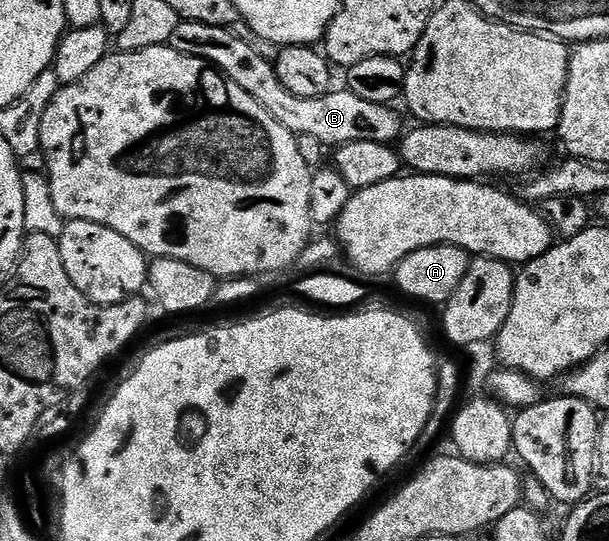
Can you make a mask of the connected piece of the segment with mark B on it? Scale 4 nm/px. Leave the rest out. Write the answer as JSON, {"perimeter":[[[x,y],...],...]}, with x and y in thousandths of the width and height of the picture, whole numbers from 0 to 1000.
{"perimeter":[[[296,39],[286,52],[286,67],[279,79],[287,92],[305,104],[330,107],[345,115],[368,142],[378,146],[404,177],[417,177],[463,237],[470,237],[488,251],[516,251],[535,274],[567,270],[588,259],[609,262],[649,264],[658,253],[657,218],[644,205],[642,194],[608,192],[608,185],[594,185],[594,177],[581,177],[568,163],[547,165],[535,177],[522,177],[516,185],[502,185],[502,177],[483,177],[483,170],[470,170],[456,148],[456,133],[448,109],[424,104],[399,74],[391,74],[379,54],[345,44]]]}

